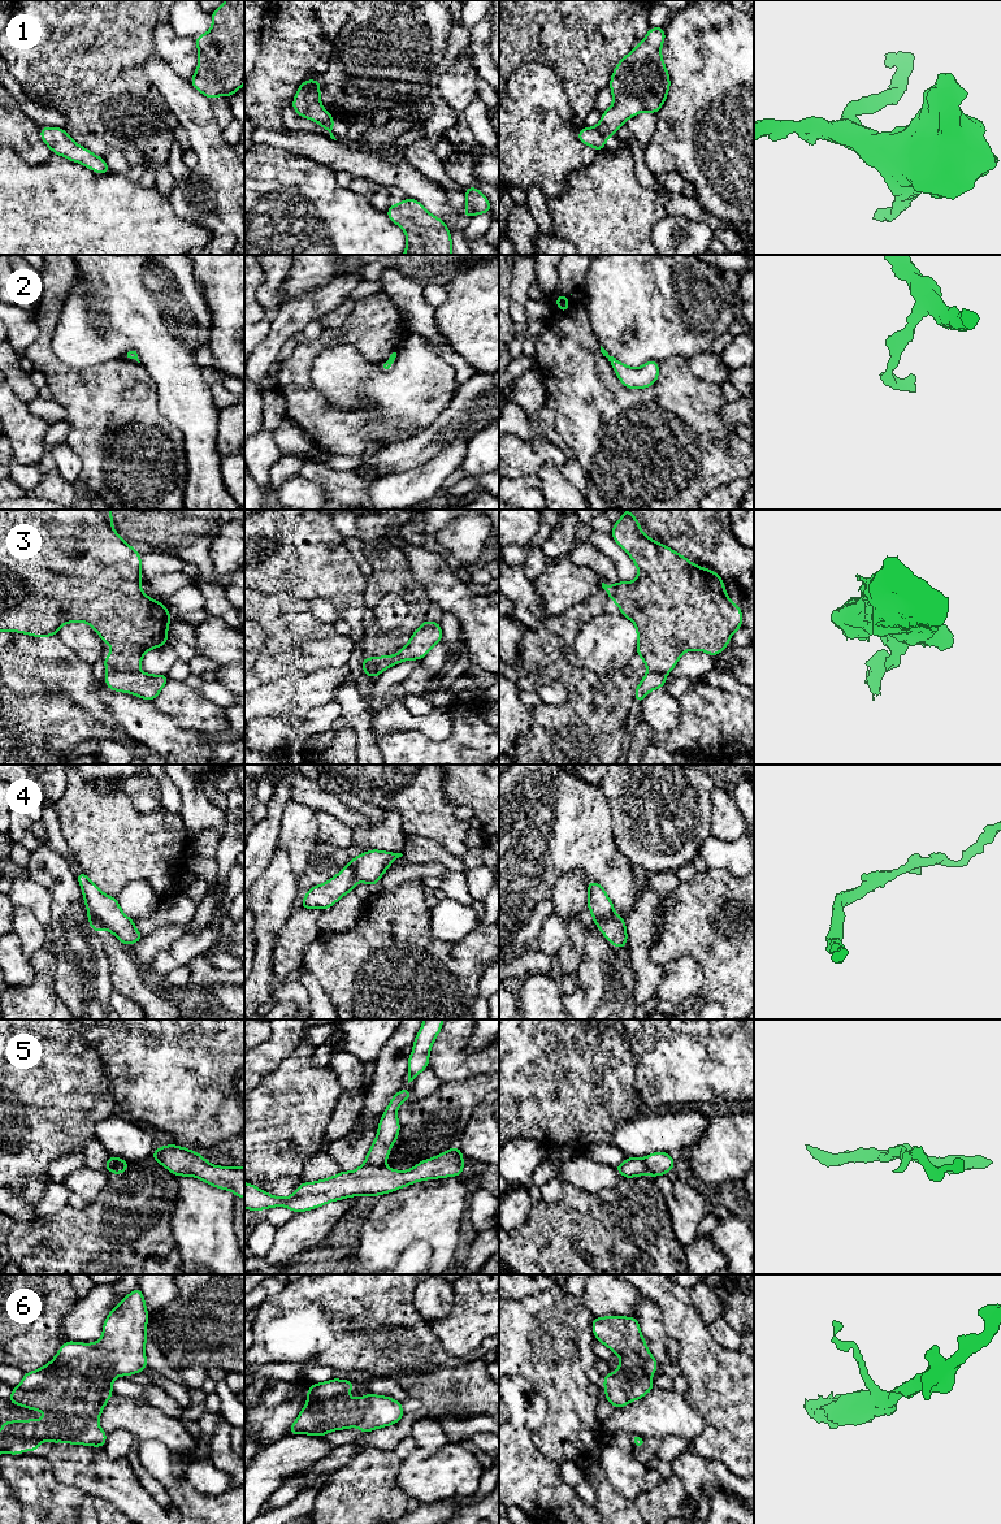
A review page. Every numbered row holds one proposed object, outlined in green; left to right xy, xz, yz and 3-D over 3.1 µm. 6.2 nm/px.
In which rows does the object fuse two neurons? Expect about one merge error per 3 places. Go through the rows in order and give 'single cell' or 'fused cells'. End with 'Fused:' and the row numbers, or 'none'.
1: single cell
2: single cell
3: fused cells
4: fused cells
5: fused cells
6: single cell
Fused: 3, 4, 5

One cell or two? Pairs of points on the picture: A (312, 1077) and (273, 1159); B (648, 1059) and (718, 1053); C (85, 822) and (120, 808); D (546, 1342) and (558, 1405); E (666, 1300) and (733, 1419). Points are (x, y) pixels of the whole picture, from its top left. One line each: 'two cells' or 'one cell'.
A: one cell
B: one cell
C: one cell
D: one cell
E: one cell

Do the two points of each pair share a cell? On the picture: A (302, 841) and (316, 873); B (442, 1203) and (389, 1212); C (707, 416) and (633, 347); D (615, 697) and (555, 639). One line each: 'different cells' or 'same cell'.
A: different cells
B: same cell
C: different cells
D: same cell

